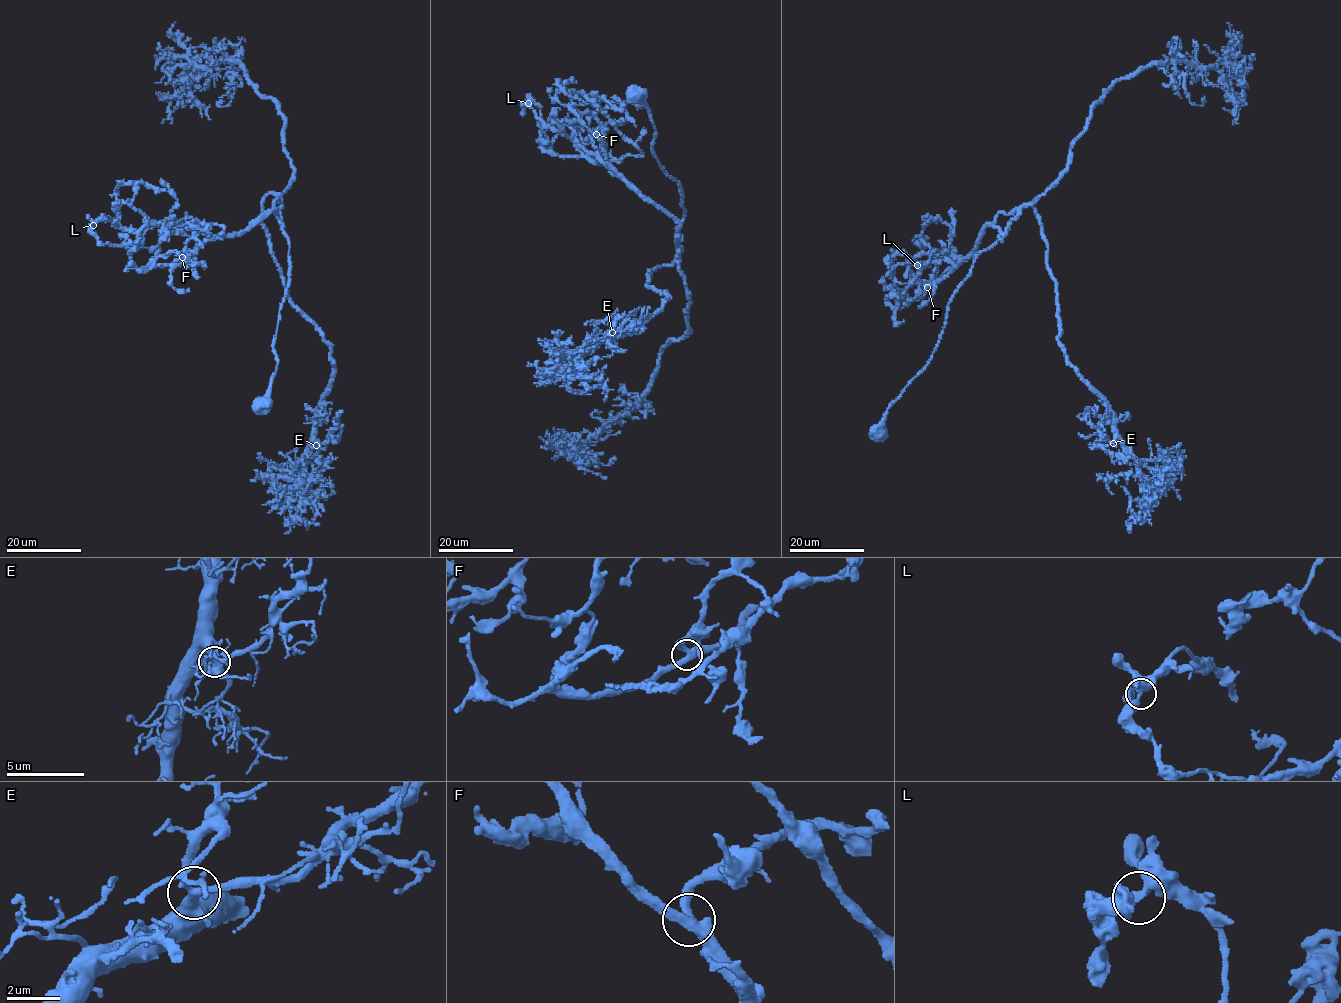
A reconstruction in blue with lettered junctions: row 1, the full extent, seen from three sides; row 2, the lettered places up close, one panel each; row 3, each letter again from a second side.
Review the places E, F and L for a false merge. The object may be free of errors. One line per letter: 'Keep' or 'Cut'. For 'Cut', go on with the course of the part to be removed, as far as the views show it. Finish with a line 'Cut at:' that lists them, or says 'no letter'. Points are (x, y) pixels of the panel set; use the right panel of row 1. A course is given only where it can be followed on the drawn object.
E: Keep
F: Keep
L: Cut. Course of the part to remove: (917, 265), (932, 280), (944, 252), (957, 266), (998, 213), (1031, 204), (1065, 359), (1153, 481), (1181, 443)
Cut at: L

